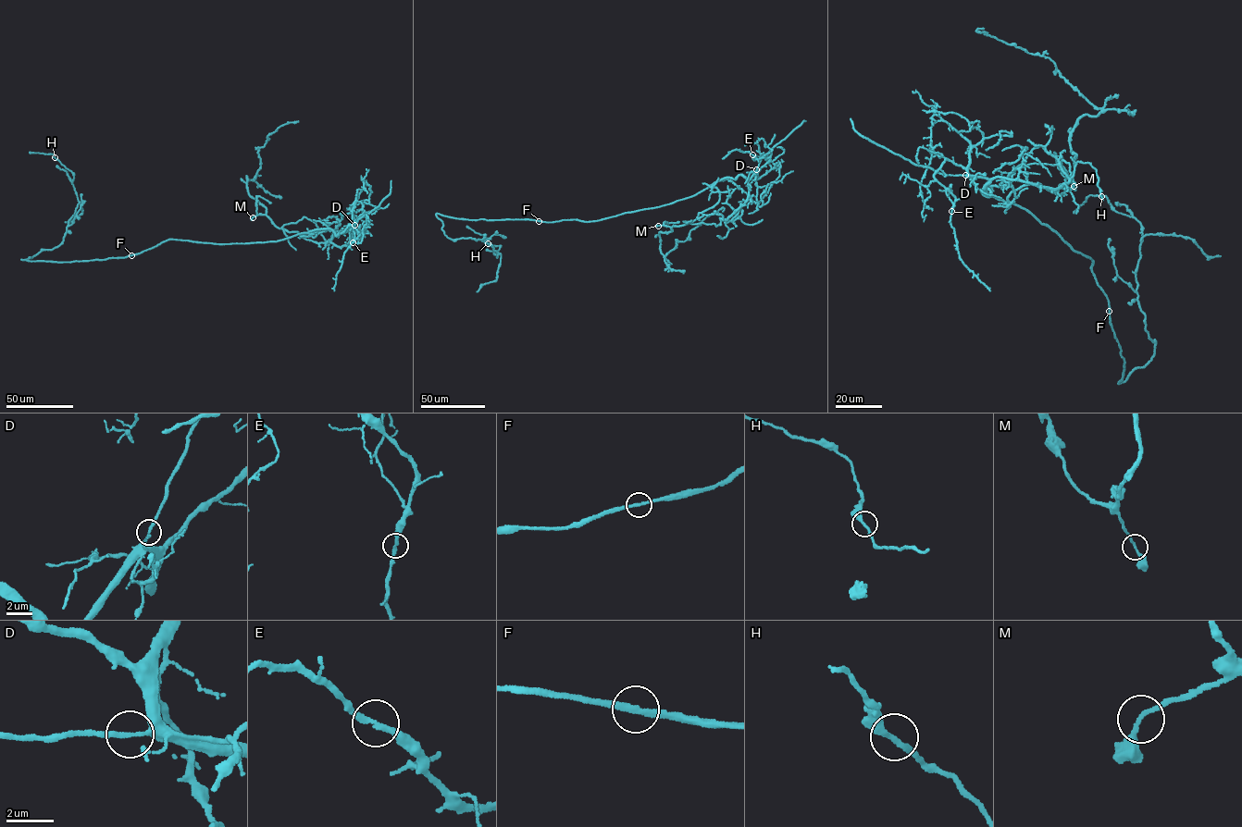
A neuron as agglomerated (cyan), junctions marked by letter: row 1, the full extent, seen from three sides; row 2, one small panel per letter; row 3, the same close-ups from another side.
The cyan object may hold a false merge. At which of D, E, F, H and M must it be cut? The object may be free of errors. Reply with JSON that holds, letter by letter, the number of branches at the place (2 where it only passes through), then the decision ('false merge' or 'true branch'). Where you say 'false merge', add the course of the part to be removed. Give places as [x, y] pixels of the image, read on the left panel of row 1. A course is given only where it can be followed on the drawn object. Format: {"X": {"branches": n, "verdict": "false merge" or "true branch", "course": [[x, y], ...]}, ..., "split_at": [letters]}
{"D": {"branches": 2, "verdict": "true branch"}, "E": {"branches": 2, "verdict": "true branch"}, "F": {"branches": 2, "verdict": "true branch"}, "H": {"branches": 2, "verdict": "true branch"}, "M": {"branches": 2, "verdict": "true branch"}, "split_at": []}

